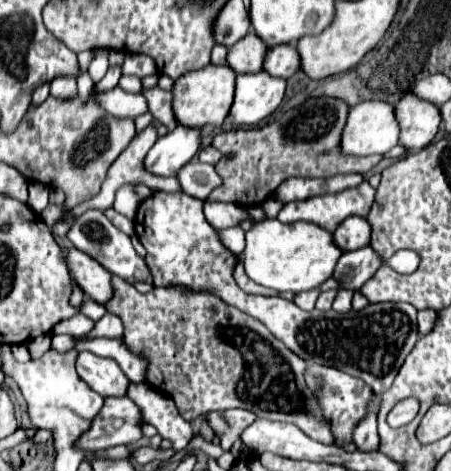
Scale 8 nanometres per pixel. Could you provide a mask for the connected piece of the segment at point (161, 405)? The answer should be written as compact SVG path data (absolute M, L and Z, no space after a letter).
M130 383L126 397L130 397L140 407L145 422L153 425L163 439L171 440L175 451L188 445L190 423L182 419L168 395L156 391L148 383Z

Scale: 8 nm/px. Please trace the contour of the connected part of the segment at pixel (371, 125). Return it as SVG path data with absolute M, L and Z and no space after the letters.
M362 101L350 107L348 123L342 133L342 149L348 155L374 155L374 153L388 153L392 147L398 145L400 139L400 125L396 119L396 109L388 101Z

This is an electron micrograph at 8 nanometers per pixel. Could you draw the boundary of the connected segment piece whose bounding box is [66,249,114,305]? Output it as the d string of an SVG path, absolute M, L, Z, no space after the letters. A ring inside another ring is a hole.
M70 249L66 255L66 263L70 269L72 279L82 287L84 295L98 303L110 301L114 297L114 285L112 285L112 273L106 271L98 261L94 261L90 255Z

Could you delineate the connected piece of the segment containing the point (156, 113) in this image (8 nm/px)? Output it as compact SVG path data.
M160 87L144 89L142 95L148 101L148 109L150 109L154 121L166 125L168 131L172 131L178 125L176 117L174 117L174 111L172 111L172 95L168 91L162 91Z

